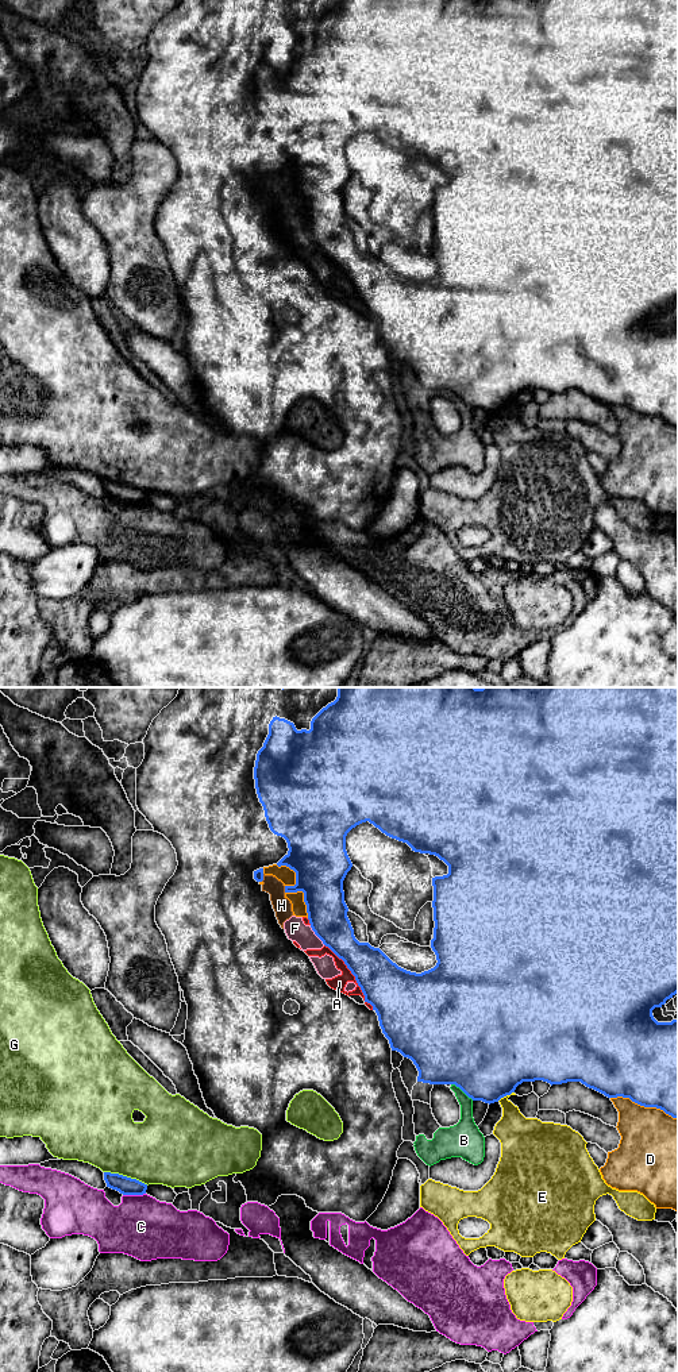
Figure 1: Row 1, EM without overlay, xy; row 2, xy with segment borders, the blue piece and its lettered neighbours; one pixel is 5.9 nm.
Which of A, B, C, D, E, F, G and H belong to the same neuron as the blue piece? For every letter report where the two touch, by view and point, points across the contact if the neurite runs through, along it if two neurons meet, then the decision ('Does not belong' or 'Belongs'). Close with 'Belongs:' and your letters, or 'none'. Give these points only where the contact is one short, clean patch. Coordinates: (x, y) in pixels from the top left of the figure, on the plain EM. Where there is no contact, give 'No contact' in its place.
A: Touches blue at xy (354, 284). Does not belong
B: Touches blue at xy (462, 399). Does not belong
C: Touches blue at xy (134, 503). Does not belong
D: Touches blue at xy (644, 415). Does not belong
E: Touches blue at xy (505, 404). Does not belong
F: Touches blue at xy (315, 242). Does not belong
G: Touches blue at xy (126, 485). Does not belong
H: Touches blue at xy (262, 187). Does not belong
Belongs: none

